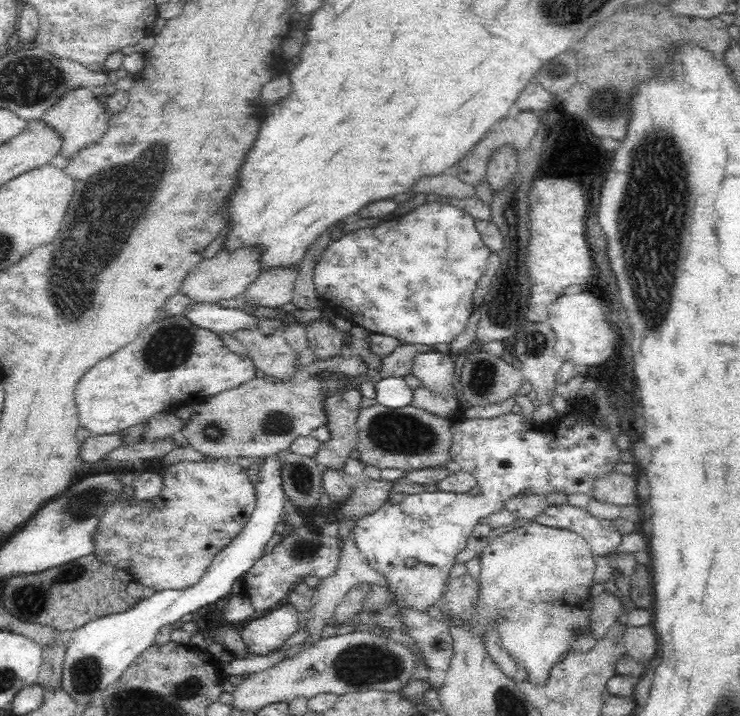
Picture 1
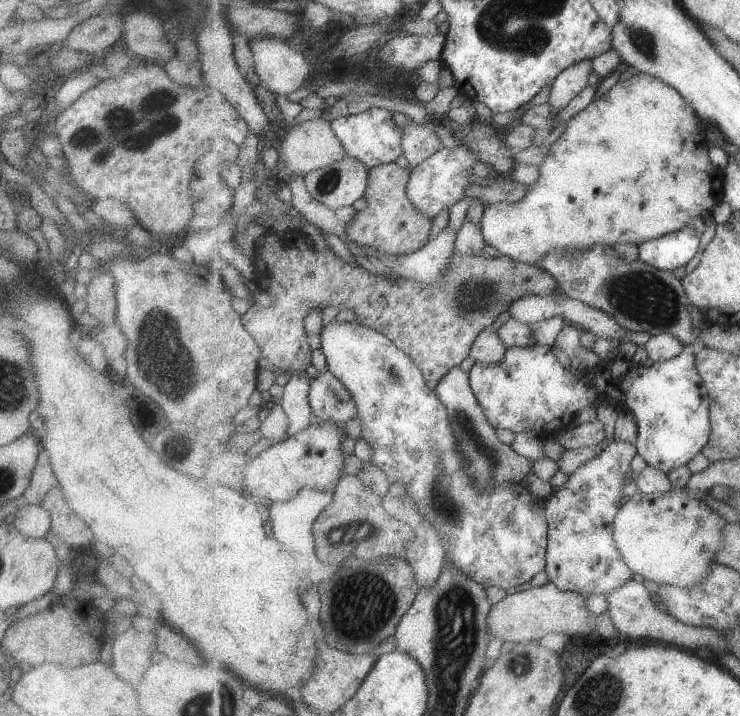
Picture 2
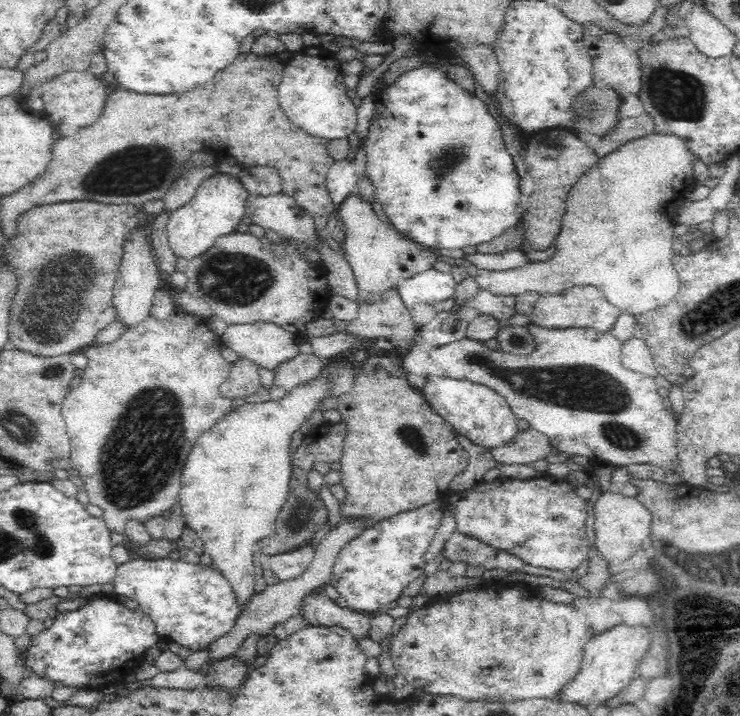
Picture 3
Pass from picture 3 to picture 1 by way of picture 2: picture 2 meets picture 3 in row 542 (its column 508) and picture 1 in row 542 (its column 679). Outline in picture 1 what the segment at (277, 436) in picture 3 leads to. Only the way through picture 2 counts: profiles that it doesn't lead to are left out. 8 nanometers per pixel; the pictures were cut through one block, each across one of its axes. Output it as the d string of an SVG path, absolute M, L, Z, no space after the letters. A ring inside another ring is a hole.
M216 458L216 460L200 460L200 462L182 461L175 464L168 465L162 474L162 488L160 492L152 498L152 500L119 500L116 498L114 502L110 502L106 508L104 508L104 514L102 514L101 522L94 526L92 530L92 553L100 559L103 563L114 567L116 572L126 571L132 581L142 584L142 586L152 586L154 590L160 592L161 590L180 590L182 588L188 588L192 584L196 584L200 580L200 576L206 572L206 568L210 566L212 559L220 552L227 544L230 544L240 531L249 522L251 514L255 509L255 485L249 479L247 469L242 468L237 463L236 458Z

